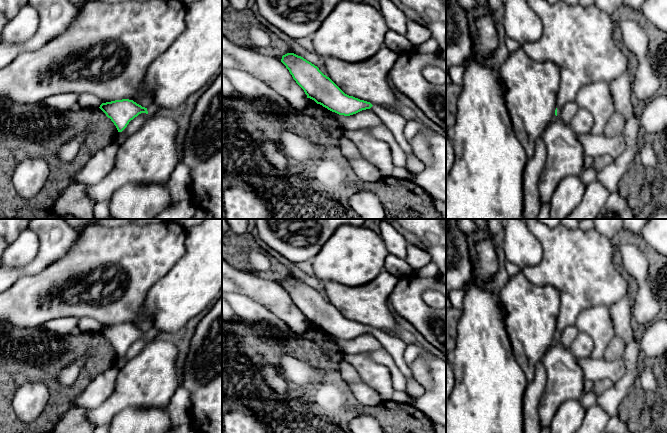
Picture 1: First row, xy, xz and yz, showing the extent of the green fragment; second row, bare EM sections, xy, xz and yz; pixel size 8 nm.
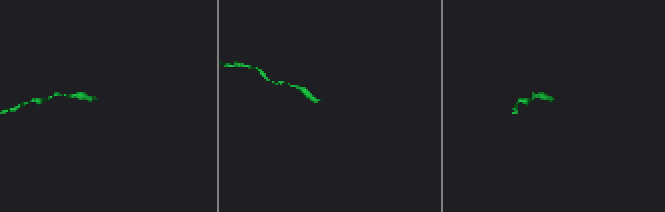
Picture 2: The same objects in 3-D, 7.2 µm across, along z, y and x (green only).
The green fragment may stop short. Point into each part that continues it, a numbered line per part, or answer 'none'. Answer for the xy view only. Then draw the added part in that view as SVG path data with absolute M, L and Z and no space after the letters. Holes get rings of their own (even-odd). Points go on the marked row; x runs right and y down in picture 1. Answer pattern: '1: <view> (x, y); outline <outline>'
1: xy (153, 110); outline M154 104L147 107L147 111L148 111L148 115L150 117L155 117L155 116L157 116L159 114L166 113L160 107L158 107L158 106L154 105Z

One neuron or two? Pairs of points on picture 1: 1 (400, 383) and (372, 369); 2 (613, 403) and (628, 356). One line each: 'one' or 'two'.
1: two
2: one

